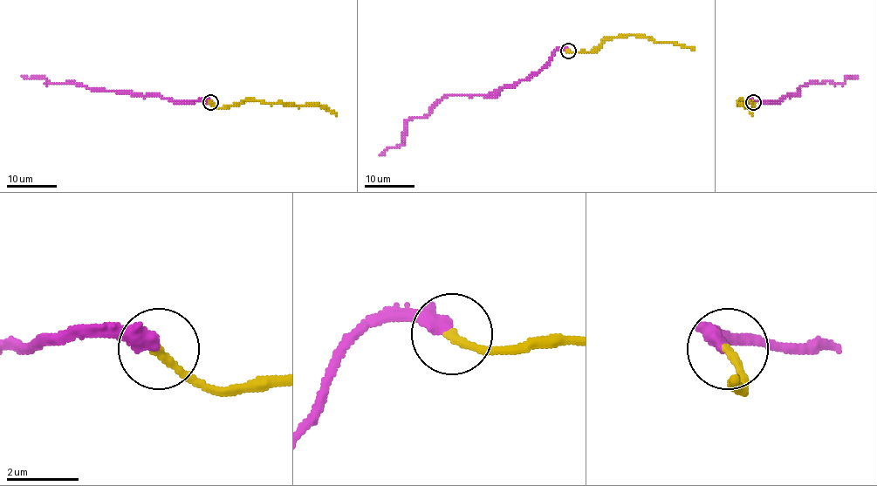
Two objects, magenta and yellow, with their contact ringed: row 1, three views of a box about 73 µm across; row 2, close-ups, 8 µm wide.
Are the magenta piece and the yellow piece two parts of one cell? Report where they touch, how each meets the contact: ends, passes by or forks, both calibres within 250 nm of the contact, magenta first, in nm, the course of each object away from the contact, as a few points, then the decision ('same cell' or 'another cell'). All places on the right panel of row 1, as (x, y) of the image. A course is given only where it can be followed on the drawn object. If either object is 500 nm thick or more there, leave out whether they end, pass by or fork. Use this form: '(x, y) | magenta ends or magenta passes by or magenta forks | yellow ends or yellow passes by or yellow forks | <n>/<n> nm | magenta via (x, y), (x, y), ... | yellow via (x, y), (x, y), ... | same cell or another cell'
(753, 102) | magenta ends | yellow ends | 400/240 nm | magenta via (753, 102), (751, 100), (775, 101), (817, 83), (826, 80), (841, 84), (846, 78), (858, 75) | yellow via (753, 102), (756, 107), (742, 100), (737, 102), (747, 106), (751, 115) | same cell

